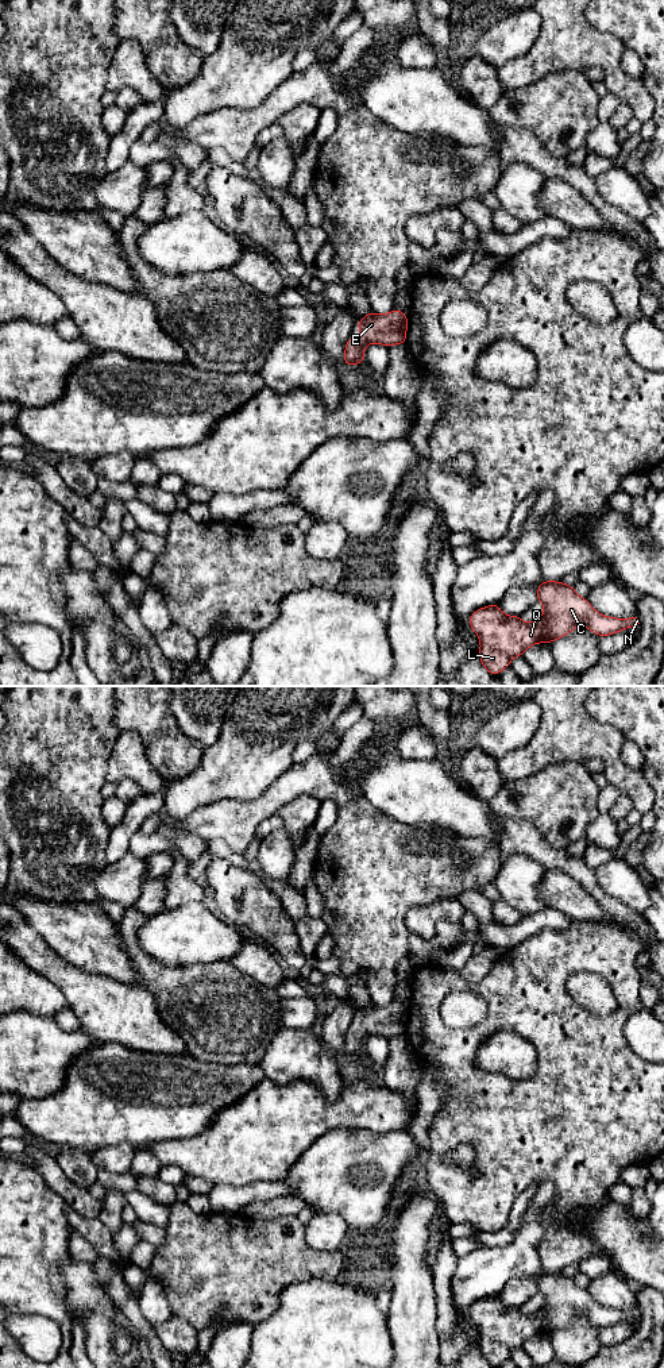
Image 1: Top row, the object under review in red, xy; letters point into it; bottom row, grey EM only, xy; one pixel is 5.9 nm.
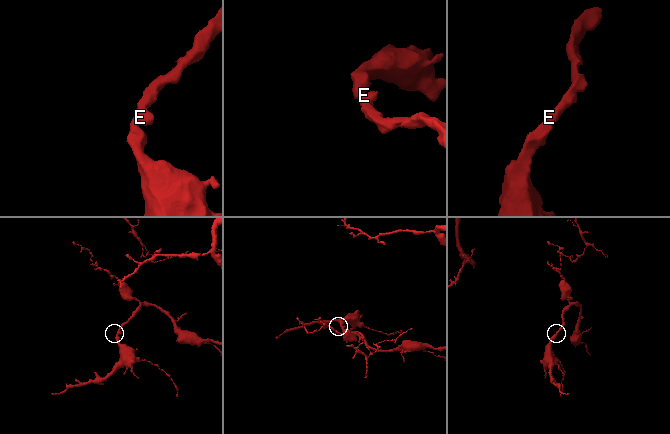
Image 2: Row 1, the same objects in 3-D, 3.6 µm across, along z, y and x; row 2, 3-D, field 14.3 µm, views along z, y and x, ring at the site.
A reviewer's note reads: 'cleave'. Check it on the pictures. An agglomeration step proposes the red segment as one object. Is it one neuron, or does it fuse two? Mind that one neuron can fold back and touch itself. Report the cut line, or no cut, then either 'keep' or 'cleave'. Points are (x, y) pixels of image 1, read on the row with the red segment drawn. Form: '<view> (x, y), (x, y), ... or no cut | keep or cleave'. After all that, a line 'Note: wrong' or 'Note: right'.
no cut | keep
Note: wrong

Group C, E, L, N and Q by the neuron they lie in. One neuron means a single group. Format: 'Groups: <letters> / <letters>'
Groups: C E L N Q

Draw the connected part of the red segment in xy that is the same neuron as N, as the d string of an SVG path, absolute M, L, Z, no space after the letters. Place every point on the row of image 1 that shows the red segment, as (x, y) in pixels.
M543 581L537 586L537 601L544 605L544 613L533 623L524 623L521 616L505 614L499 604L479 608L470 616L470 628L480 641L482 666L491 675L510 667L511 659L522 656L529 647L537 643L551 644L580 625L601 637L628 627L641 627L638 614L632 619L601 614L574 586L561 581Z

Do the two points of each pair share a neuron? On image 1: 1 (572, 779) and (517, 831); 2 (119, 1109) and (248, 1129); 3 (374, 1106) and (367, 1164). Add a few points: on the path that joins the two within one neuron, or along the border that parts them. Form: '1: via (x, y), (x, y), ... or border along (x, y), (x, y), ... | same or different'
1: border along (497, 814), (505, 819), (529, 821), (549, 844) | different
2: via (151, 1109), (181, 1109), (190, 1114), (216, 1118) | same
3: border along (340, 1128), (366, 1128), (375, 1132), (404, 1130) | different

